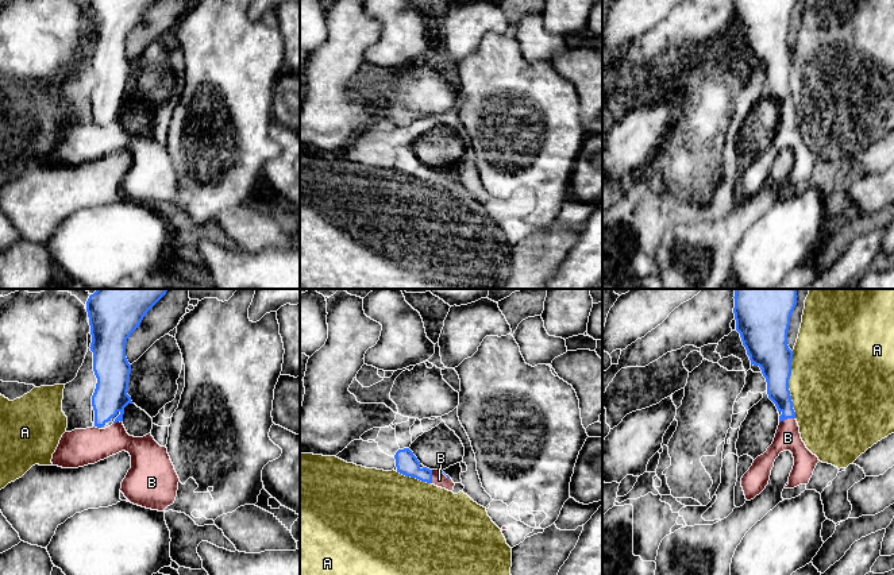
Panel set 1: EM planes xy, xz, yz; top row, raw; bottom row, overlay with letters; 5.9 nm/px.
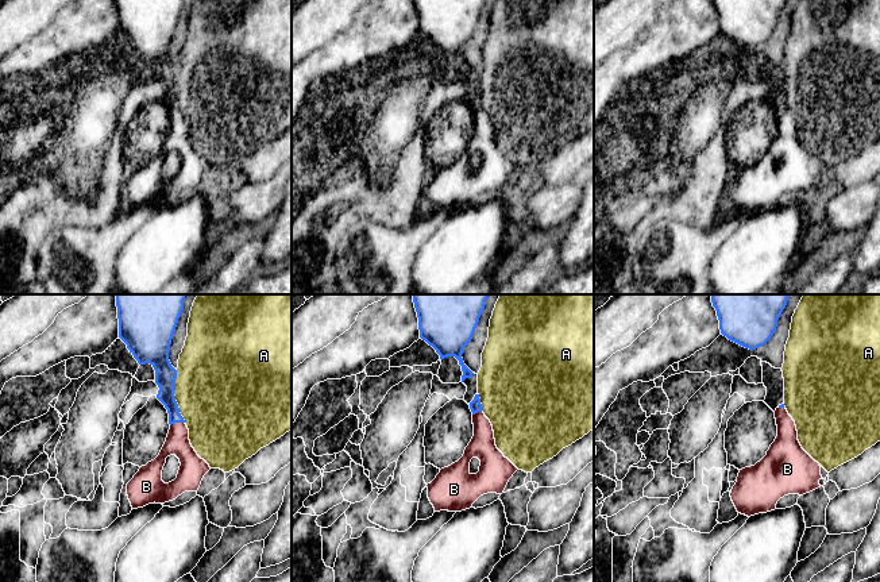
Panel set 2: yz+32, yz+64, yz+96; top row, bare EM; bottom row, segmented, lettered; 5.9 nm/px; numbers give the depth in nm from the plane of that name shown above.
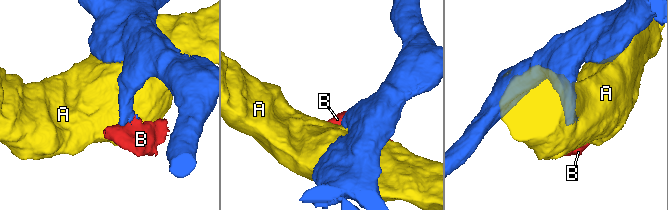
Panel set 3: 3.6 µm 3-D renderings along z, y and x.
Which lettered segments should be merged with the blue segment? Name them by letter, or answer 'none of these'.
B

